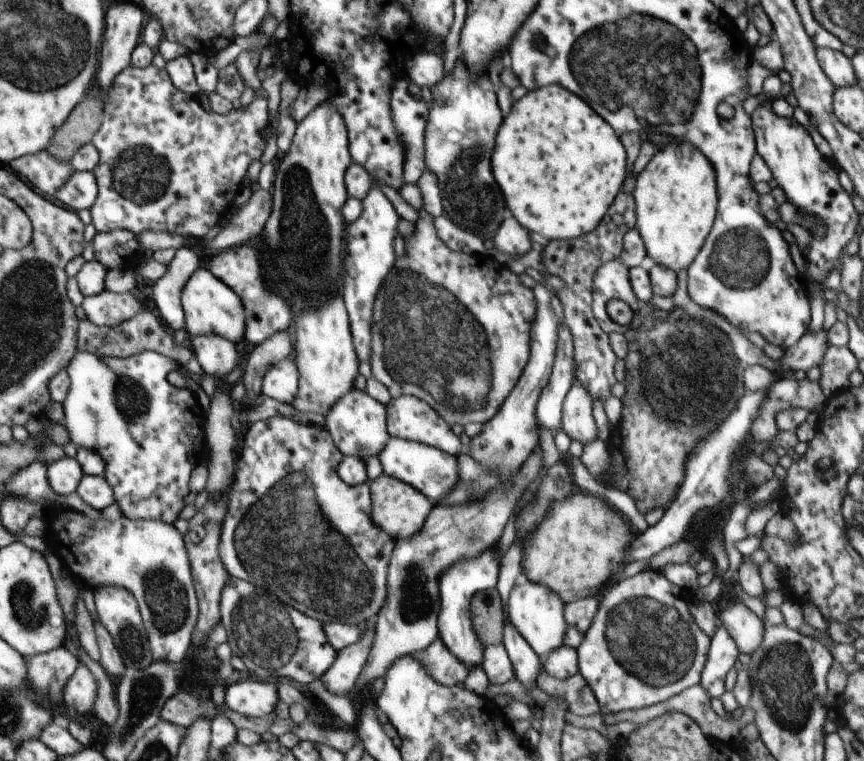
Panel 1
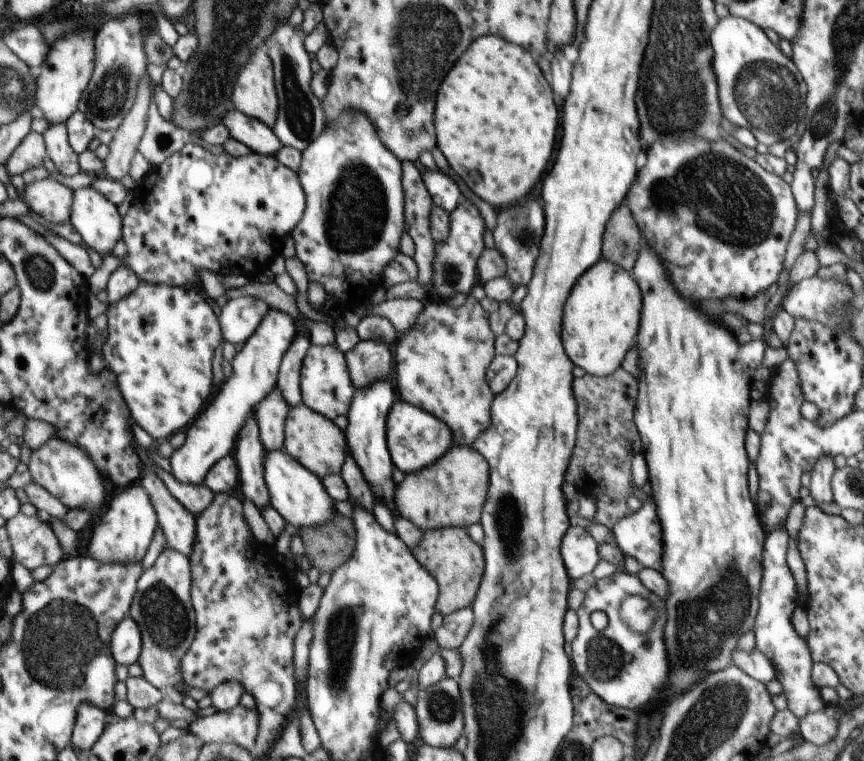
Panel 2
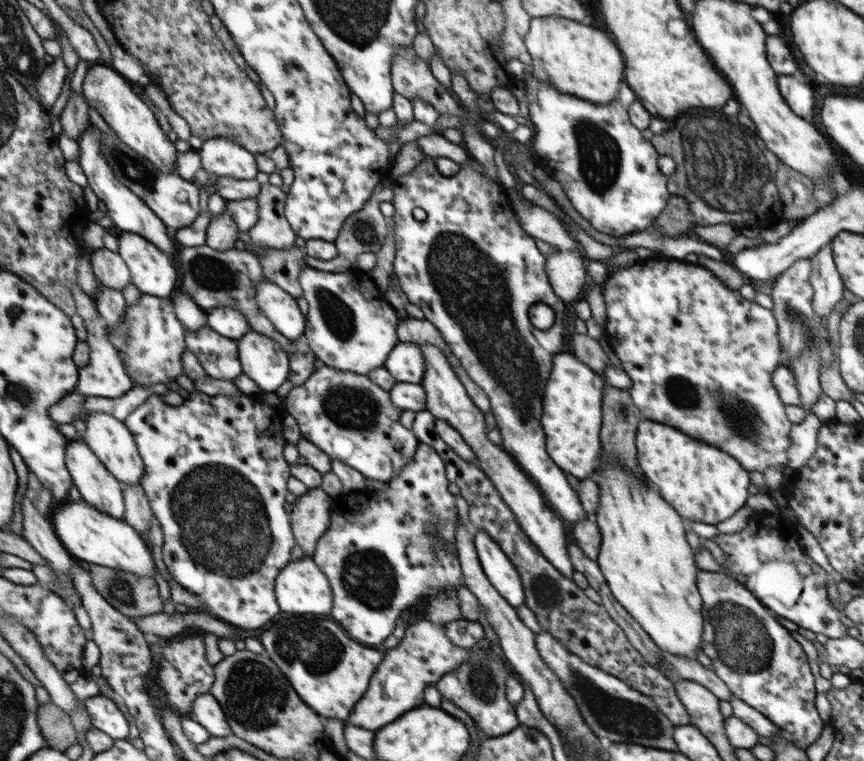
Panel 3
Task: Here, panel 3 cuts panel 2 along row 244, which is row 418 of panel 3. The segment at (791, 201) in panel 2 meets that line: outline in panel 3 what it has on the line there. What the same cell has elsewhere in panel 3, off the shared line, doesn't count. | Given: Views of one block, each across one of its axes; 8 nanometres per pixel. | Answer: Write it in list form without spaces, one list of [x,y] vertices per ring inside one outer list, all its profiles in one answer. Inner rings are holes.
[[[654,257],[642,260],[639,264],[618,268],[612,274],[608,274],[602,285],[602,292],[607,308],[607,323],[604,326],[604,337],[608,344],[622,361],[624,372],[632,379],[629,388],[633,403],[640,409],[644,418],[658,421],[662,424],[680,428],[680,432],[686,432],[688,436],[694,436],[696,440],[706,440],[710,446],[722,448],[730,456],[734,456],[746,470],[763,473],[766,468],[787,463],[787,448],[790,446],[790,427],[792,422],[785,413],[785,404],[780,400],[771,379],[771,374],[780,364],[785,364],[785,356],[777,335],[778,327],[773,311],[758,305],[755,301],[744,298],[739,291],[727,288],[710,270],[700,264],[688,263],[686,260],[674,258]]]

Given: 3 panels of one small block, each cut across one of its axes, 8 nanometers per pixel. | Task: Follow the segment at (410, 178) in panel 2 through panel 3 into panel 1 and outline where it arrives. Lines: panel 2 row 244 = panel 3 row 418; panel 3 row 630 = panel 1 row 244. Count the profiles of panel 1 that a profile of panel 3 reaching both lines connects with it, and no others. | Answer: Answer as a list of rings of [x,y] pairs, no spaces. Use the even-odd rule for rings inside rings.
[[[622,188],[610,205],[600,224],[589,233],[575,239],[552,239],[544,242],[541,264],[550,274],[560,276],[566,283],[558,297],[564,307],[564,323],[571,330],[575,352],[575,378],[588,391],[594,401],[605,403],[612,397],[612,386],[616,384],[614,364],[618,357],[612,350],[607,335],[593,313],[593,278],[596,269],[607,262],[620,258],[623,251],[623,238],[626,232],[634,229],[637,223],[635,198]]]

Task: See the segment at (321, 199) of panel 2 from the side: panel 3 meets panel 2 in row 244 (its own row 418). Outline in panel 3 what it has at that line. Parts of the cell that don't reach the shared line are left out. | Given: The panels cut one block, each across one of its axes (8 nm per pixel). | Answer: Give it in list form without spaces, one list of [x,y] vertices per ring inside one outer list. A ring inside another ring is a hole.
[[[320,366],[300,386],[294,387],[284,400],[285,412],[292,415],[299,426],[301,436],[325,452],[331,460],[341,460],[361,472],[365,478],[383,483],[398,476],[412,461],[419,445],[417,436],[400,424],[403,409],[393,405],[389,391],[374,384],[368,375],[344,372]]]

